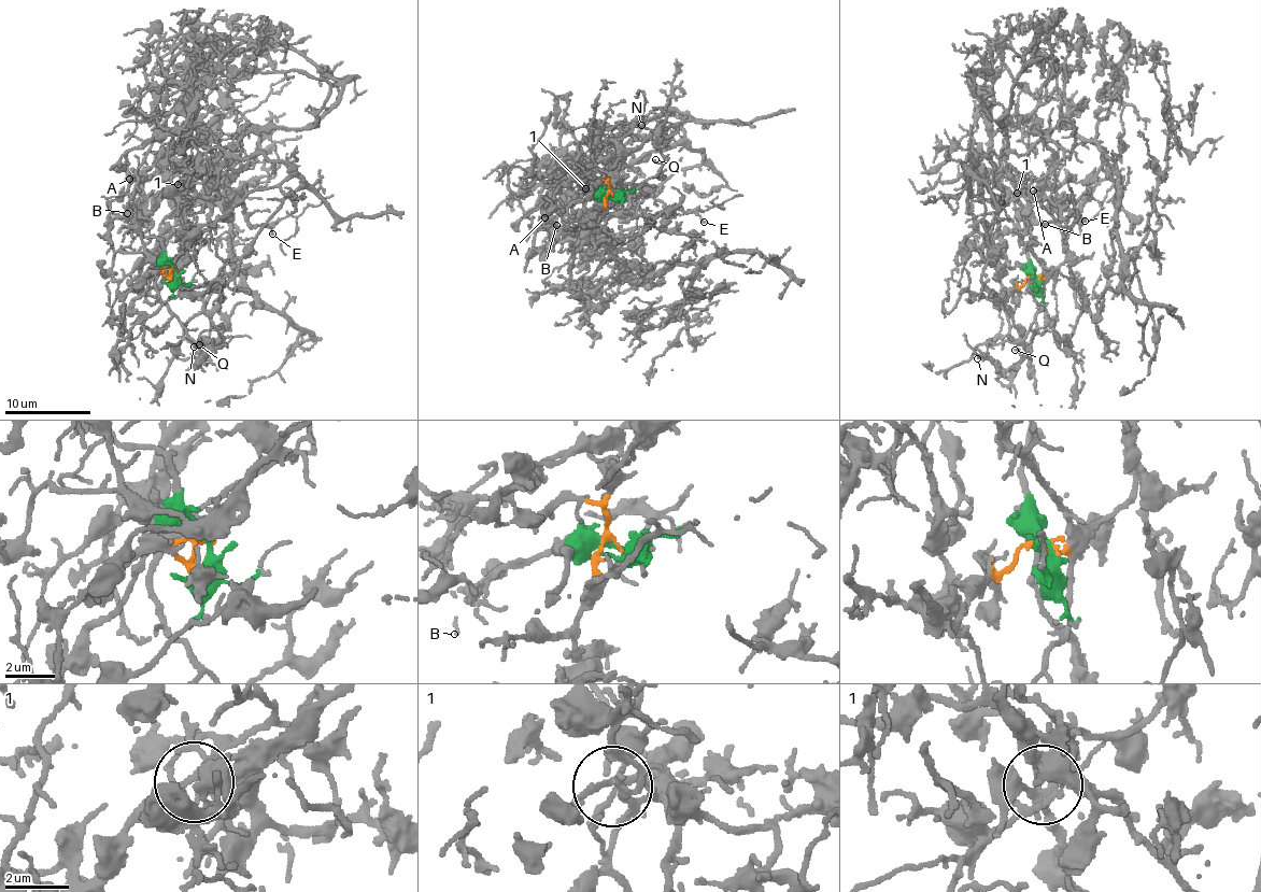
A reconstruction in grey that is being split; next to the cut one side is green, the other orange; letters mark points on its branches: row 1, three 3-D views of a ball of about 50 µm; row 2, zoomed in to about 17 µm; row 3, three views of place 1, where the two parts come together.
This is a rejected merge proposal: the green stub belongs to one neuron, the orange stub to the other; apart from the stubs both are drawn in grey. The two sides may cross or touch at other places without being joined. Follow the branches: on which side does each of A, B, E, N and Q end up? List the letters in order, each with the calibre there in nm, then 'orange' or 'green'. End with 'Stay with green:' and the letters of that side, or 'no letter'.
A: 180 nm | green
B: 150 nm | green
E: 130 nm | green
N: 130 nm | orange
Q: 150 nm | orange
Stay with green: A, B, E

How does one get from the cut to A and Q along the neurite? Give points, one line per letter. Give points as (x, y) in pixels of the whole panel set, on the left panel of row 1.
A: (175, 274), (165, 245), (141, 232), (141, 217), (169, 188), (229, 149), (195, 141), (129, 178)
Q: (175, 272), (168, 269), (157, 278), (157, 300), (171, 310), (198, 343)

